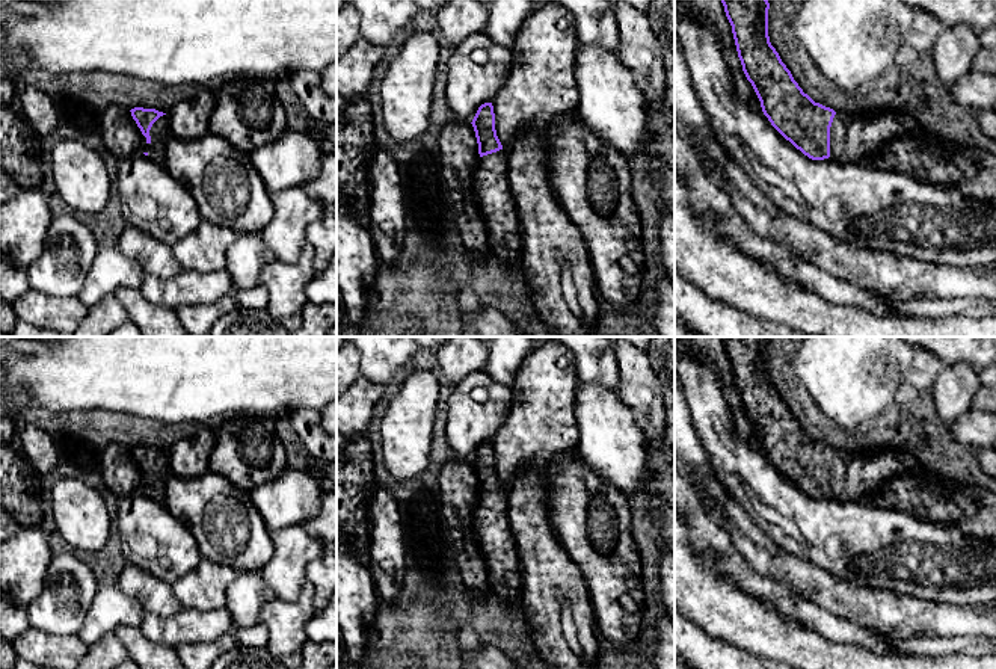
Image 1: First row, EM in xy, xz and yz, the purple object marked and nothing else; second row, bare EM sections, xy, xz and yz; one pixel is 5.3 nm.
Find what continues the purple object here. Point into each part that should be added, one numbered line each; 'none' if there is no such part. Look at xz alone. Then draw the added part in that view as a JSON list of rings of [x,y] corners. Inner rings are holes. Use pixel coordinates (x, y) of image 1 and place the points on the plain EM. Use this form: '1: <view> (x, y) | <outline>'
1: xz (492, 530) | [[[506,488],[480,495],[474,510],[474,536],[487,565],[487,583],[501,603],[504,618],[519,619],[522,563],[507,516]]]

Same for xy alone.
1: xy (159, 470) | [[[168,453],[160,455],[149,468],[151,480],[146,480],[143,474],[143,491],[148,492],[157,501],[163,503],[164,498],[164,482],[166,477],[171,474],[169,471],[169,458]]]

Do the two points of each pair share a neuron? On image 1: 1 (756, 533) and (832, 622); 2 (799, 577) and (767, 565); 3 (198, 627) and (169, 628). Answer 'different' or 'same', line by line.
1: different
2: same
3: same

